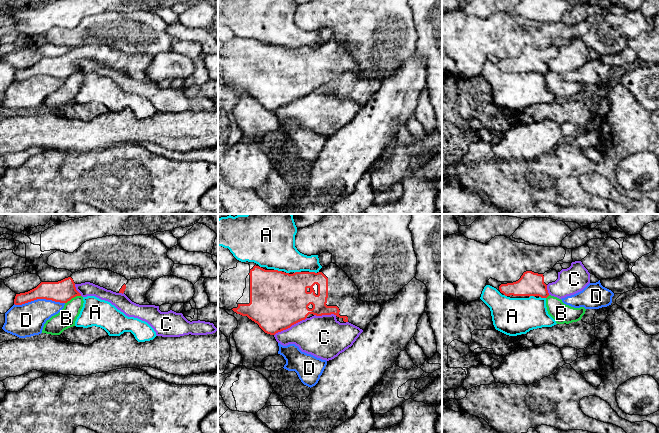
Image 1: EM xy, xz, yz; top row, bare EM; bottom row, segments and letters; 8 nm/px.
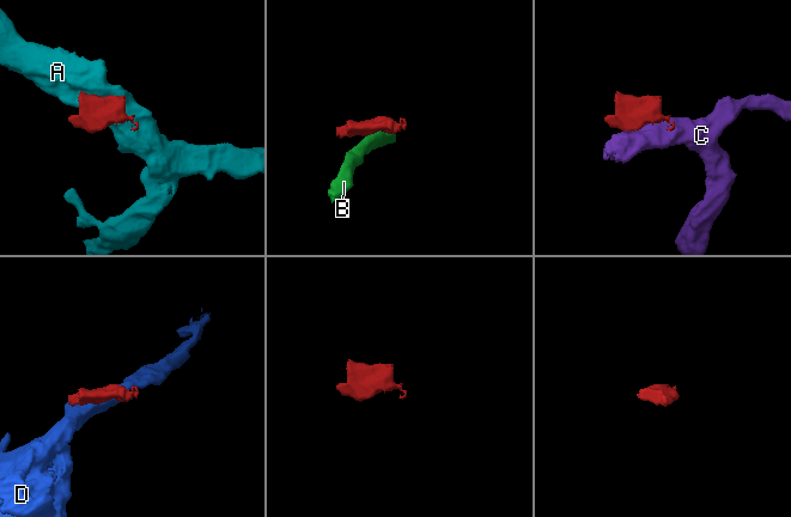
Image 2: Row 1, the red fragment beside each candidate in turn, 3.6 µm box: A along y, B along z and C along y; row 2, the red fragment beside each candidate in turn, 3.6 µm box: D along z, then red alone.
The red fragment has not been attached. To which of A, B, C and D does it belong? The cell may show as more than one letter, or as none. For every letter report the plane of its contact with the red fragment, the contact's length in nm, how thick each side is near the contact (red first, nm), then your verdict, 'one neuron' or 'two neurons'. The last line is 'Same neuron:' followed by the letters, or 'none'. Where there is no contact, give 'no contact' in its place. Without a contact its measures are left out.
A: contact in xz; length 70 nm; calibres 460 and 360 nm; two neurons
B: contact in xy; length 140 nm; calibres 180 and 150 nm; two neurons
C: contact in xz; length 300 nm; calibres 460 and 320 nm; two neurons
D: contact in xy; length 400 nm; calibres 180 and 260 nm; two neurons
Same neuron: none

